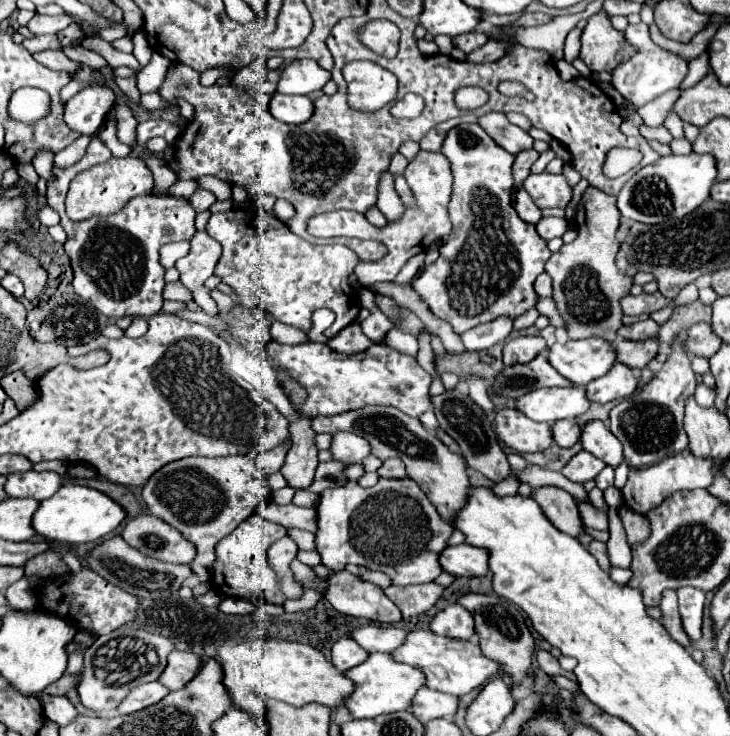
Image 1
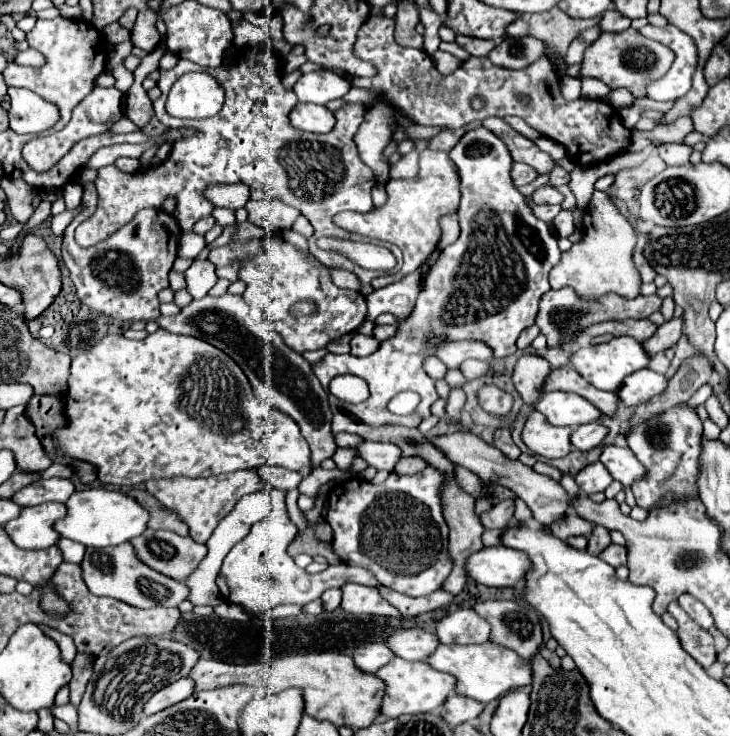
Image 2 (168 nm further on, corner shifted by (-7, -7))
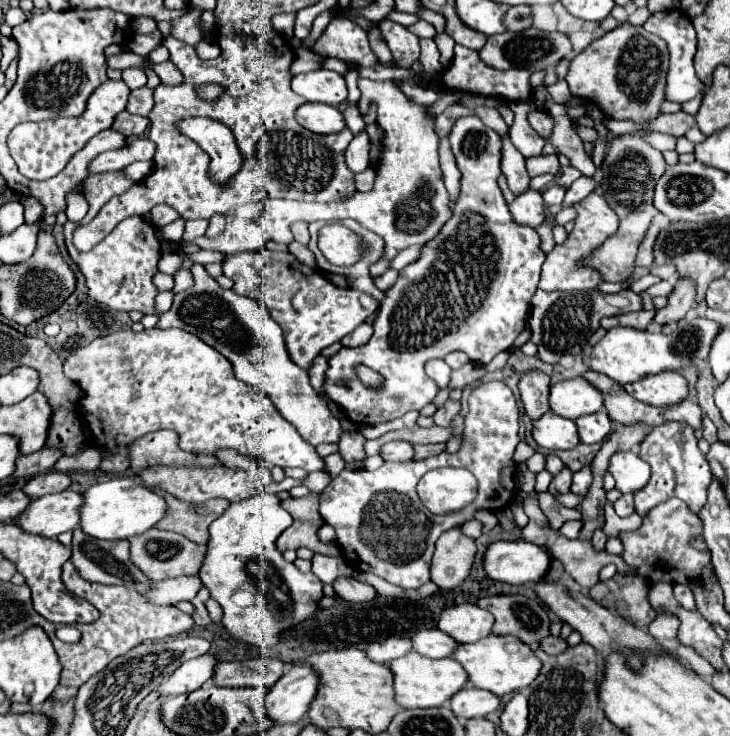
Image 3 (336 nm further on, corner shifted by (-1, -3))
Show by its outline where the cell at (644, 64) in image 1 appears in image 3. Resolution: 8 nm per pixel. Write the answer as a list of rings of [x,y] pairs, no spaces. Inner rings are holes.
[[[663,11],[663,13],[653,13],[645,21],[643,27],[649,33],[661,37],[669,47],[671,59],[669,59],[669,73],[667,73],[667,83],[665,83],[665,99],[673,101],[673,103],[685,103],[685,101],[697,97],[699,93],[703,93],[705,85],[695,75],[695,67],[693,67],[693,57],[697,51],[697,37],[695,37],[691,19],[683,11]]]

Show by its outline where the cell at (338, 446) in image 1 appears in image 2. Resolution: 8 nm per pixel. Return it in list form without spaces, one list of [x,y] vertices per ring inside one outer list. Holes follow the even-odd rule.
[[[363,441],[359,447],[359,457],[363,457],[371,467],[393,471],[395,463],[401,459],[401,449],[395,443],[375,443]]]

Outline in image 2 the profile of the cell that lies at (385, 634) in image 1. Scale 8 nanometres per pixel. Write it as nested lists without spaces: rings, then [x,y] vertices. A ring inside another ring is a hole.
[[[403,629],[387,639],[387,645],[395,655],[407,661],[427,661],[427,657],[439,647],[439,639],[423,629]]]

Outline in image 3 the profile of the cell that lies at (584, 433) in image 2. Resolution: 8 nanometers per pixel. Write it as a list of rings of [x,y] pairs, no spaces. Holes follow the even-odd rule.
[[[607,413],[583,415],[575,423],[579,427],[581,443],[599,443],[611,433],[611,421],[609,421]]]

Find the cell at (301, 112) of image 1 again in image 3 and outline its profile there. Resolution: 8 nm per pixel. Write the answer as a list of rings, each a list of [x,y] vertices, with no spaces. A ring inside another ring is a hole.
[[[303,103],[295,111],[295,119],[301,127],[313,131],[313,133],[337,133],[345,127],[343,115],[325,103]]]

